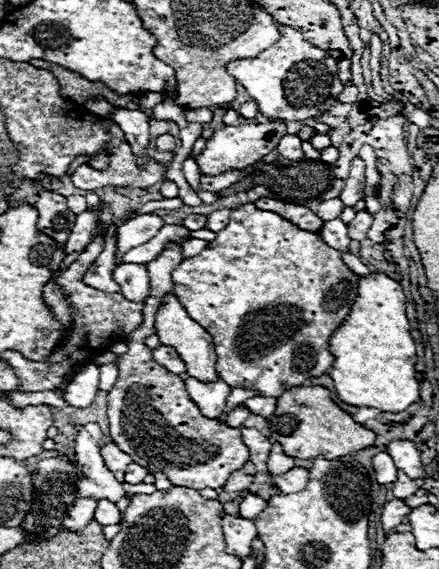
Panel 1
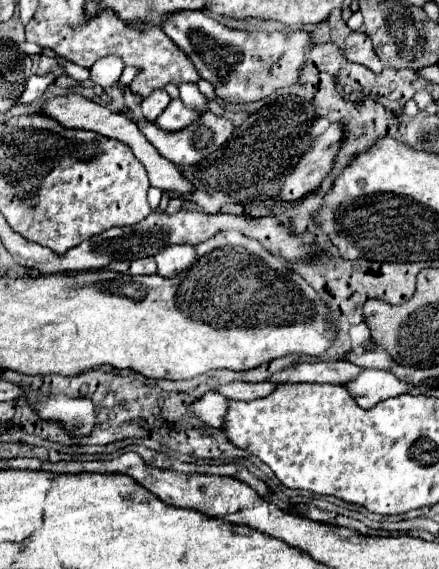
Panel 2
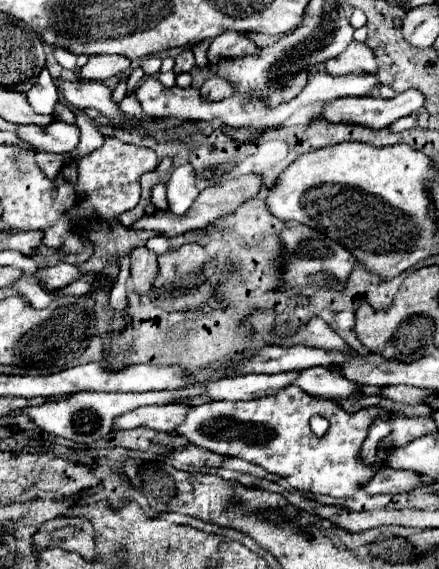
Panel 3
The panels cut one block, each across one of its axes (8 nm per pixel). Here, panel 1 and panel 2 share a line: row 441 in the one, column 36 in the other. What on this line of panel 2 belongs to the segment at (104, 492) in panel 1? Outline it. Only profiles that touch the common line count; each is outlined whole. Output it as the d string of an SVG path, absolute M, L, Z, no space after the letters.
M46 74L46 76L30 76L28 82L26 82L26 88L24 88L22 96L20 96L20 102L22 104L36 102L46 92L46 88L52 84L52 80L54 80L52 74Z

